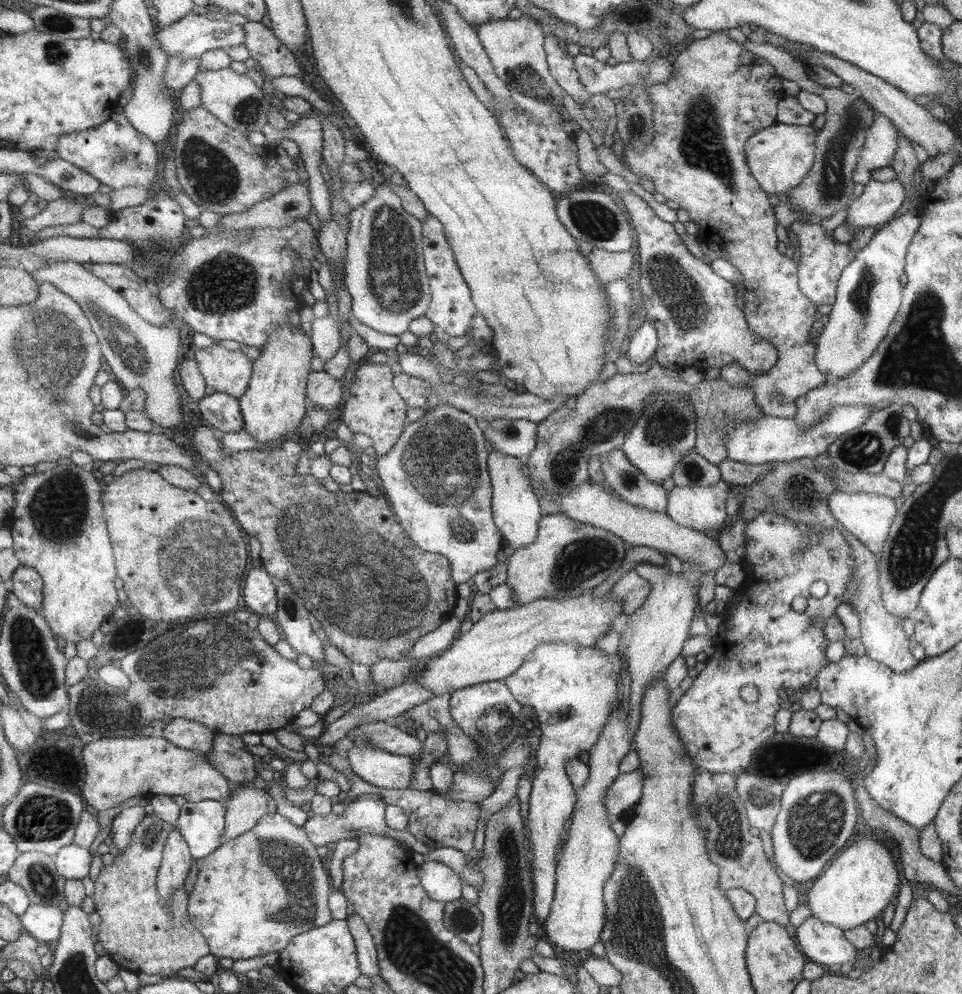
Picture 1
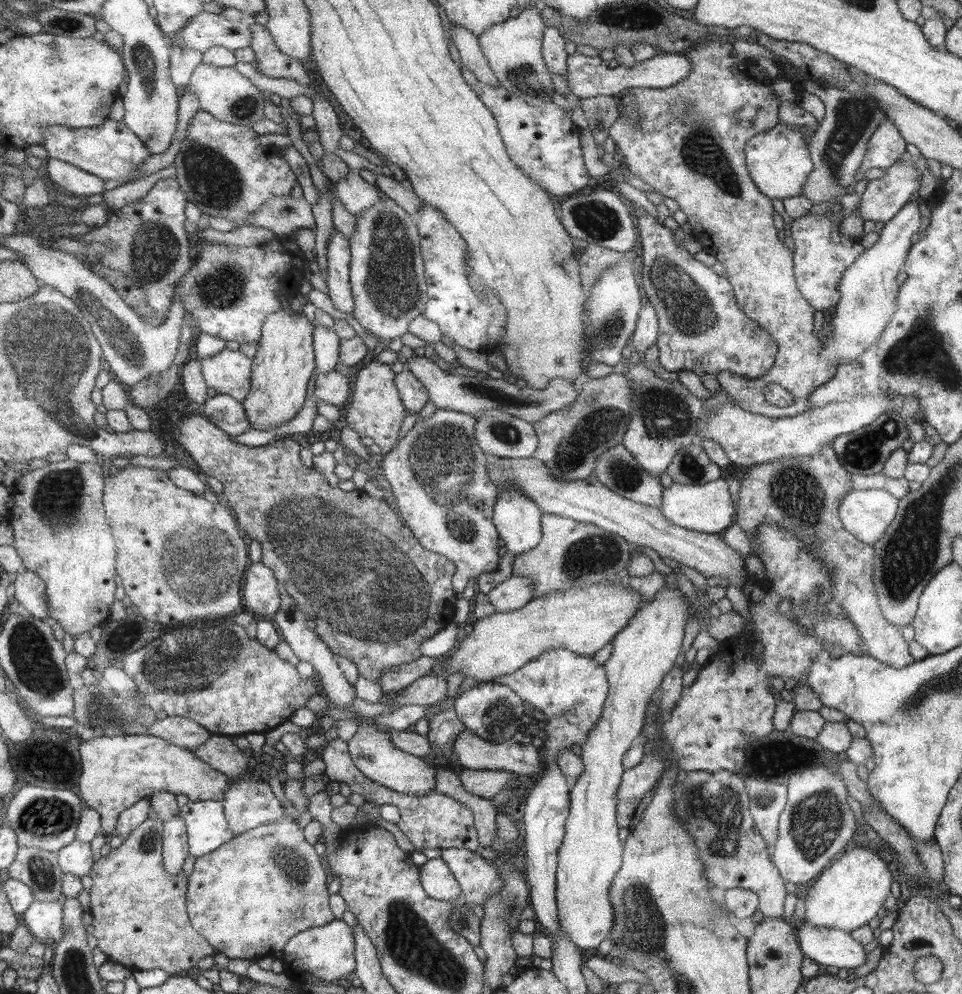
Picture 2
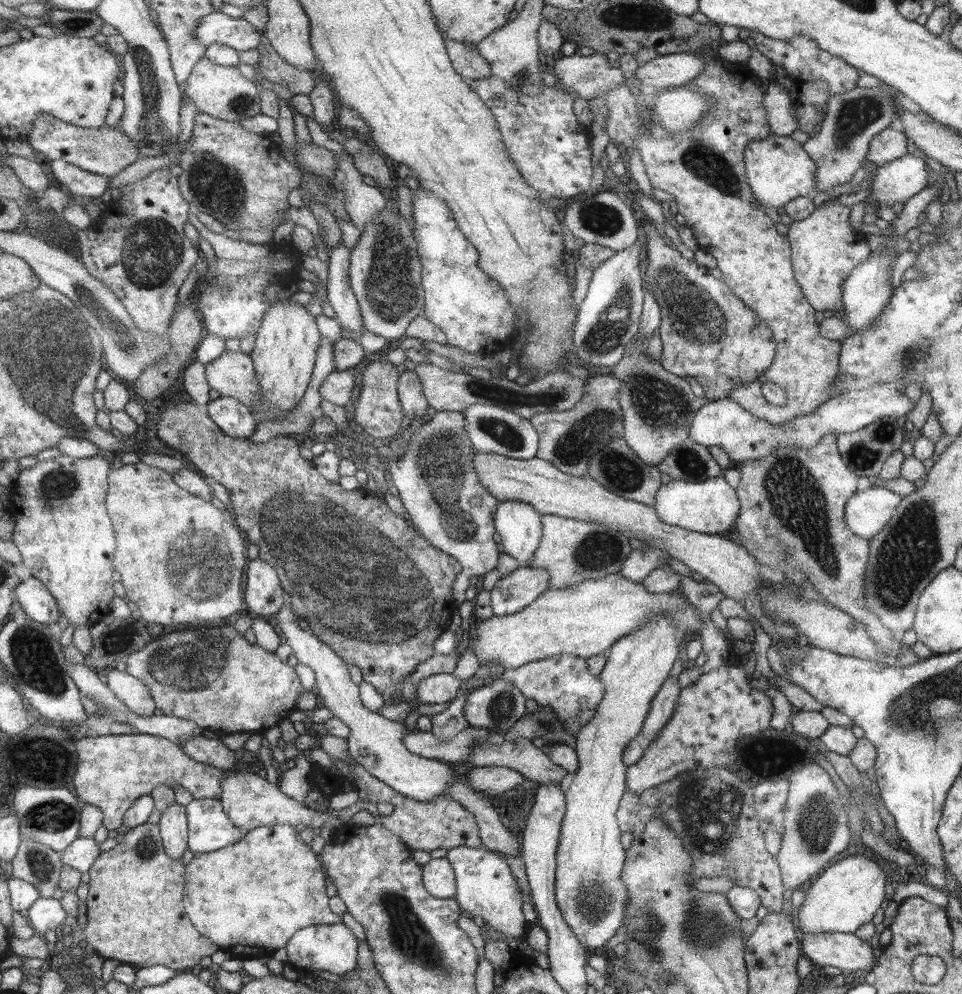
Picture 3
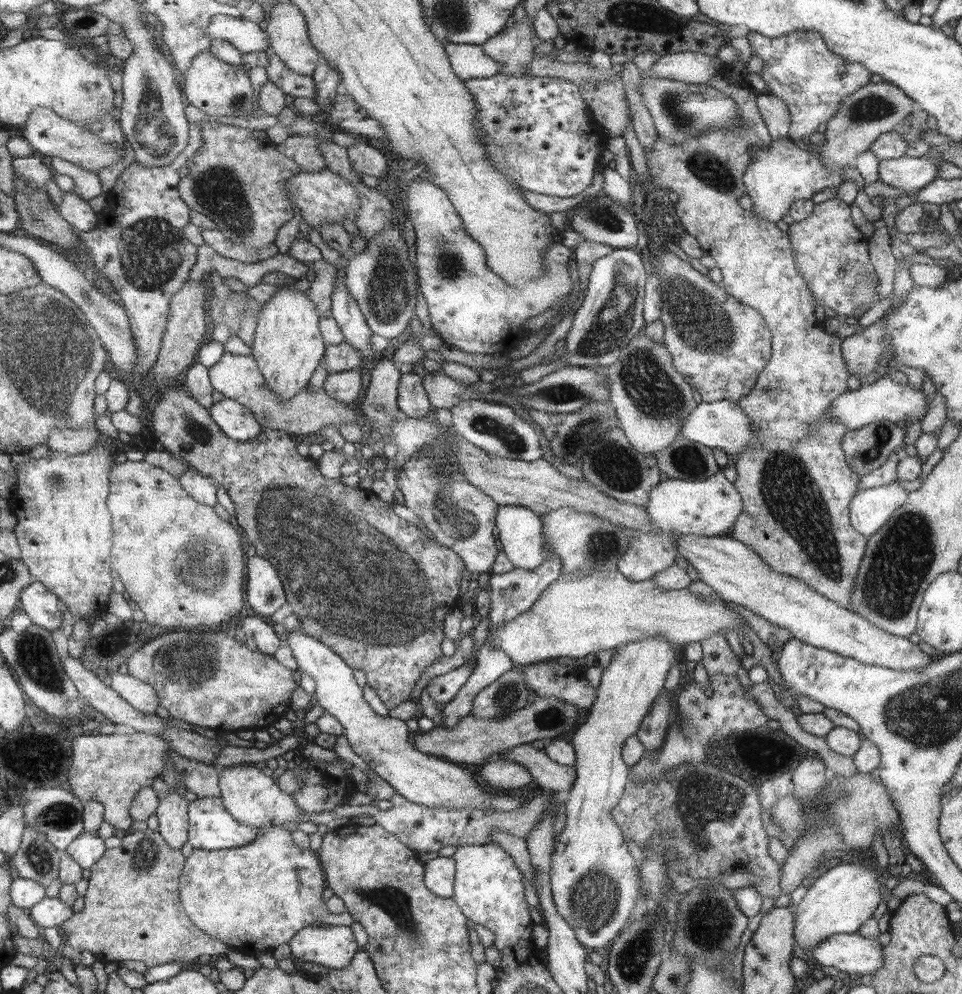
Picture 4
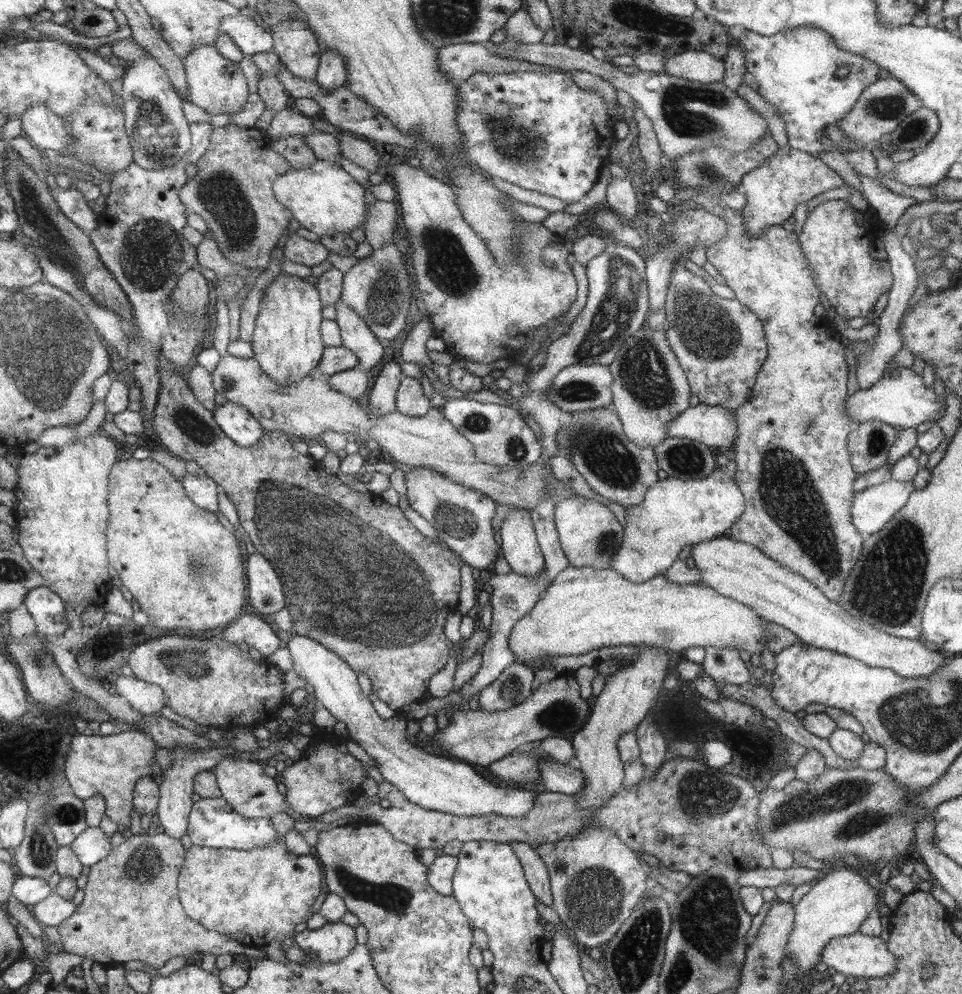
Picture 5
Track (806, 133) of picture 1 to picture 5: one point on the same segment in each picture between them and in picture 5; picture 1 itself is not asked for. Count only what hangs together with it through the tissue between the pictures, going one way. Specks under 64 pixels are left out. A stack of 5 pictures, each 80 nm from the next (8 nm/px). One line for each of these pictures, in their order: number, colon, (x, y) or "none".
2: (778, 160)
3: (778, 170)
4: (782, 173)
5: (790, 176)

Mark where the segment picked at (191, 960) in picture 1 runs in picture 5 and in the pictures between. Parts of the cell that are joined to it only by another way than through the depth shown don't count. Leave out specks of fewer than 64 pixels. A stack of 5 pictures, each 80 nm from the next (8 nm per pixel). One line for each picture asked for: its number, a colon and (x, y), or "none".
2: (140, 913)
3: (136, 914)
4: (133, 910)
5: (132, 910)

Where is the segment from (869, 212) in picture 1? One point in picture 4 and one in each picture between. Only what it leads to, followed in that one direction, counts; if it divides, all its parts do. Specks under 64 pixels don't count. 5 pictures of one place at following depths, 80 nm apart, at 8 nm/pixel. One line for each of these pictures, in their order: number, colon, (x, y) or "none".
2: (884, 197)
3: (894, 183)
4: (909, 174)

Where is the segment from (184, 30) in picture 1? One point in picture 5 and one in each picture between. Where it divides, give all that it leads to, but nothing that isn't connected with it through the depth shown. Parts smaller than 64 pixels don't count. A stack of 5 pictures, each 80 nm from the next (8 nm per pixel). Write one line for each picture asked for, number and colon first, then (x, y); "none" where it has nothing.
2: (205, 30)
3: (217, 27)
4: (247, 36)
5: (252, 38)

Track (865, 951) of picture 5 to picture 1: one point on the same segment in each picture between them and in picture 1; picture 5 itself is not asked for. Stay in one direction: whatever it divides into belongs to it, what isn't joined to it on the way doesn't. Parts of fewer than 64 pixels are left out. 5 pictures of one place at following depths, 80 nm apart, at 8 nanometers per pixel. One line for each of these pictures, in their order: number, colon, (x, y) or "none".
1: (823, 943)
2: (827, 946)
3: (845, 951)
4: (850, 953)

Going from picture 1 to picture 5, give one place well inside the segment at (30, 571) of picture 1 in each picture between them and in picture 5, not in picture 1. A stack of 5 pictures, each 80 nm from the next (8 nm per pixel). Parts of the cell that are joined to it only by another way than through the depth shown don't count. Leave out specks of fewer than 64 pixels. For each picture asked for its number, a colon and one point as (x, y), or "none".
2: (30, 589)
3: (36, 600)
4: (45, 608)
5: (47, 608)

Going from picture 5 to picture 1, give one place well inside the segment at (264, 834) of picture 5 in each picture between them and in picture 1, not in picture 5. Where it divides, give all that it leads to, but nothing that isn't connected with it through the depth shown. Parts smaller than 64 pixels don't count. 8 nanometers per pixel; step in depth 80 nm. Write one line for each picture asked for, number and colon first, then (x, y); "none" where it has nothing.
1: (202, 824)
2: (207, 826)
3: (211, 830)
4: (212, 827)

